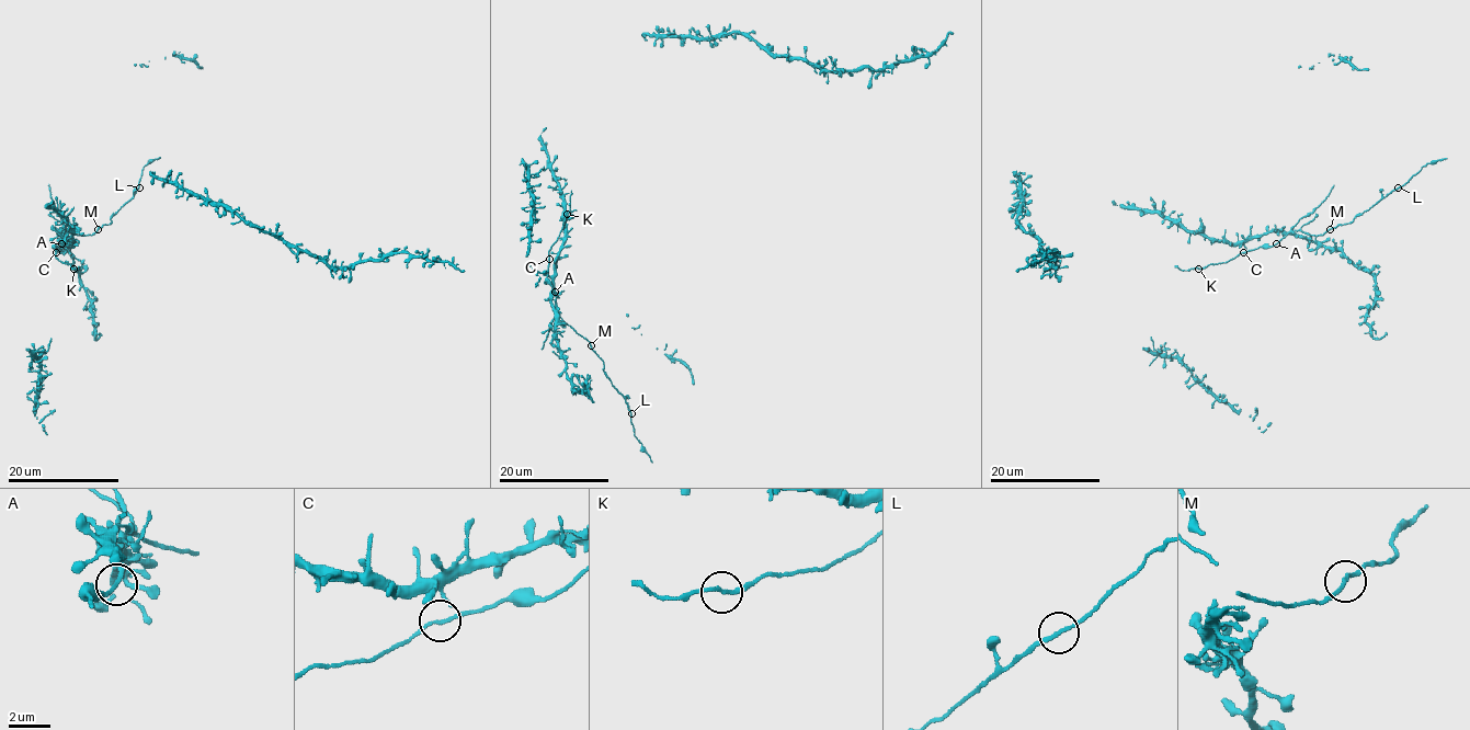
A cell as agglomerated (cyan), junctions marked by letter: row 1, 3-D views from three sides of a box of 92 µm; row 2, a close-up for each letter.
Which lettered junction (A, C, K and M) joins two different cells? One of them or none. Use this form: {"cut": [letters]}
{"cut": []}

